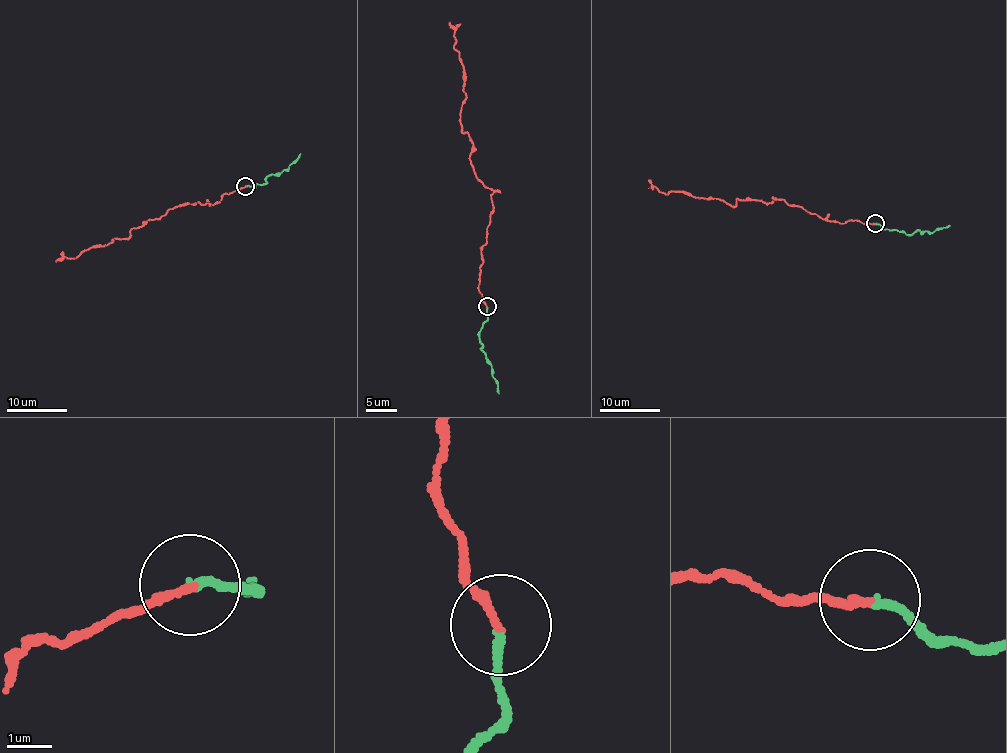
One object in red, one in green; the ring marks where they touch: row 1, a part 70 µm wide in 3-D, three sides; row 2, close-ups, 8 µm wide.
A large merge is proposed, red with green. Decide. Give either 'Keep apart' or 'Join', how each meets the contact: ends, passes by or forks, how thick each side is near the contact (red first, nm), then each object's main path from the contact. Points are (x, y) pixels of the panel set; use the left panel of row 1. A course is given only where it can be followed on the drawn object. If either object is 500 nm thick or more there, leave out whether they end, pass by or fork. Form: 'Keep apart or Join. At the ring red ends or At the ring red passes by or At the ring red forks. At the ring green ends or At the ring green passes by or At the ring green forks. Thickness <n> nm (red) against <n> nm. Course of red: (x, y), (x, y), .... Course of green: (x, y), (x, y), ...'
Join. At the ring red ends. At the ring green ends. Thickness 190 nm (red) against 180 nm. Course of red: (246, 186), (220, 196), (219, 202), (208, 206), (199, 202), (175, 206), (134, 228), (129, 237), (56, 261). Course of green: (246, 186), (266, 183), (268, 177), (289, 168), (300, 153)

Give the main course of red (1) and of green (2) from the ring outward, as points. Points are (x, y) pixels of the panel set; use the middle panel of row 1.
1: (487, 306), (478, 290), (479, 272), (492, 192), (476, 176), (469, 135), (462, 132), (463, 63), (449, 22)
2: (487, 308), (487, 320), (479, 339), (491, 364), (498, 393)

